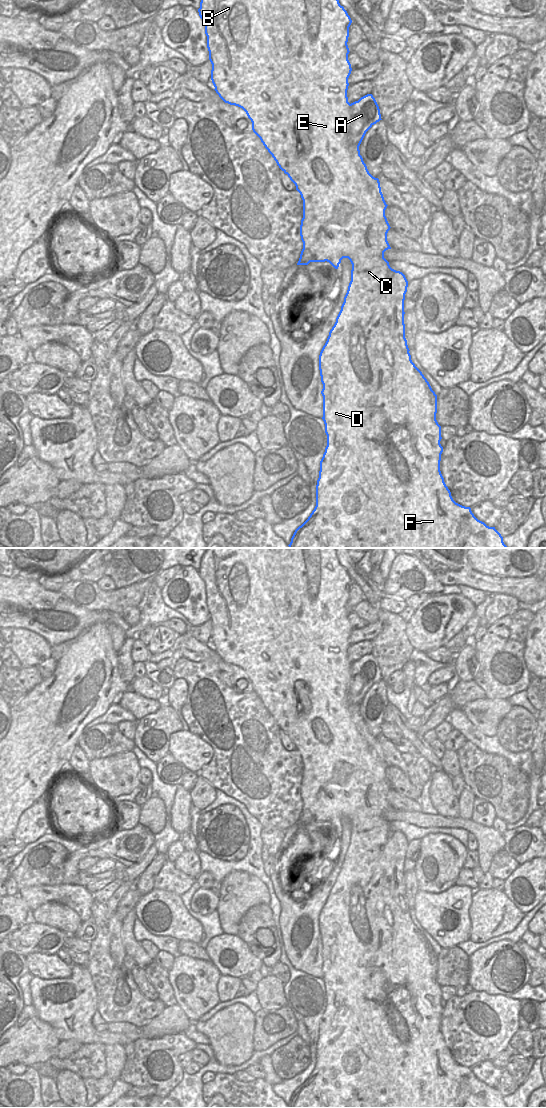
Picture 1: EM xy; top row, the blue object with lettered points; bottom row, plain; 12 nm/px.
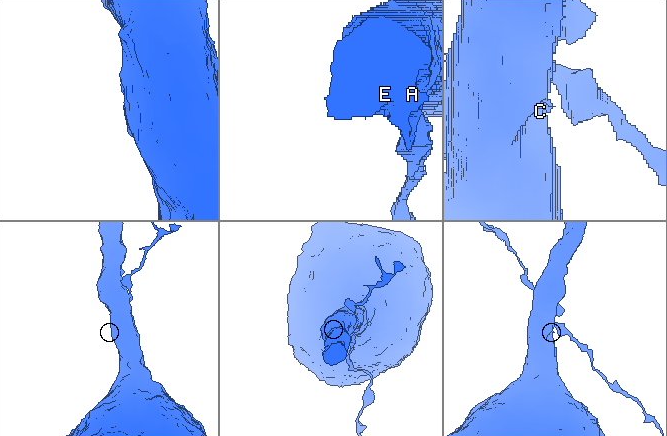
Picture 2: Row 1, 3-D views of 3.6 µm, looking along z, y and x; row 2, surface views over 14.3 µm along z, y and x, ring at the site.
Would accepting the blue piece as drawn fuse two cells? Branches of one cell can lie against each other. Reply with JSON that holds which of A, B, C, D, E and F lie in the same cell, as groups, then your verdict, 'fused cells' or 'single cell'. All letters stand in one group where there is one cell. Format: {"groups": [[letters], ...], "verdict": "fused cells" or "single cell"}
{"groups": [["A"], ["B", "C", "D", "E", "F"]], "verdict": "fused cells"}

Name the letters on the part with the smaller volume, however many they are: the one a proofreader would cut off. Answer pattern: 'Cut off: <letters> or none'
Cut off: A

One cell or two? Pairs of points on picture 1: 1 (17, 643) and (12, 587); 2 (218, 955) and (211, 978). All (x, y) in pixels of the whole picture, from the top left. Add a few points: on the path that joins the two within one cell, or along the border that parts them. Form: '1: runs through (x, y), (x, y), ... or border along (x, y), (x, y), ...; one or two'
1: border along (13, 628), (26, 628), (39, 635); two
2: border along (210, 960), (221, 974); two

